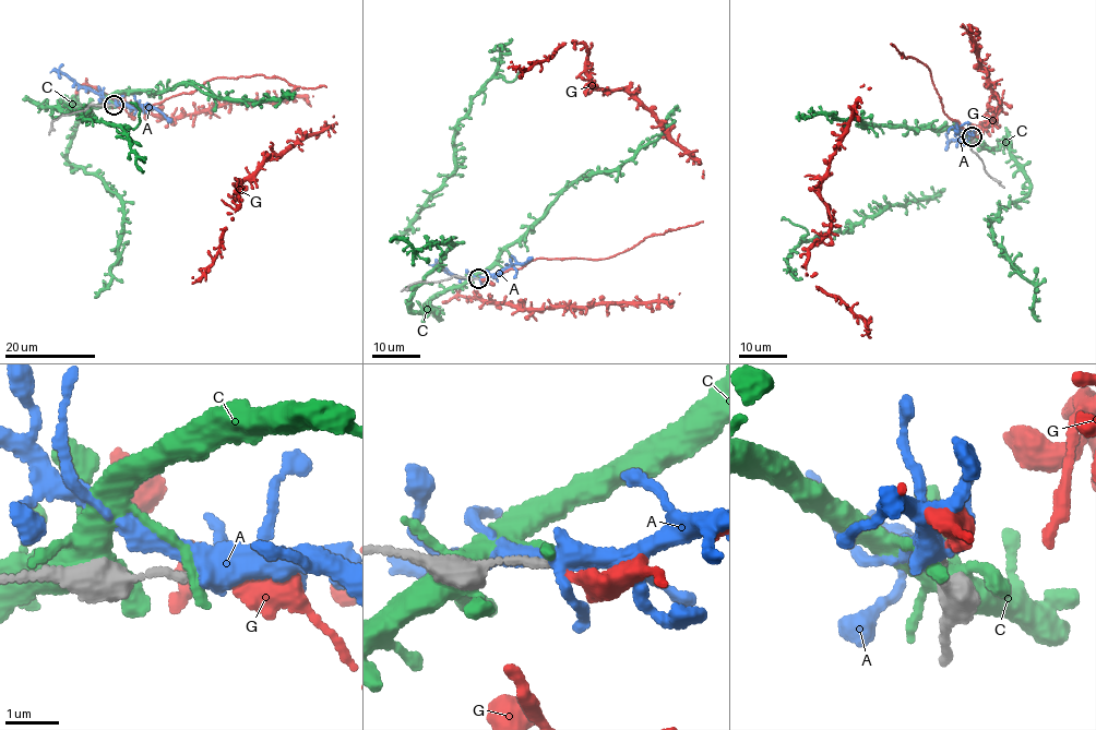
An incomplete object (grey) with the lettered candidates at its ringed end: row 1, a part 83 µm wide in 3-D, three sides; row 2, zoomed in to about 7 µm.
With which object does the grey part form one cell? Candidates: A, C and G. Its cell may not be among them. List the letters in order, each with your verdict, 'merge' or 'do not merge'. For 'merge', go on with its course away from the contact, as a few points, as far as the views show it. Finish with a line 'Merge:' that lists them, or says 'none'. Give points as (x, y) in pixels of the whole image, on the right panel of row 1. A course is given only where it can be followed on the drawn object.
A: do not merge
C: do not merge
G: merge
Merge: G

